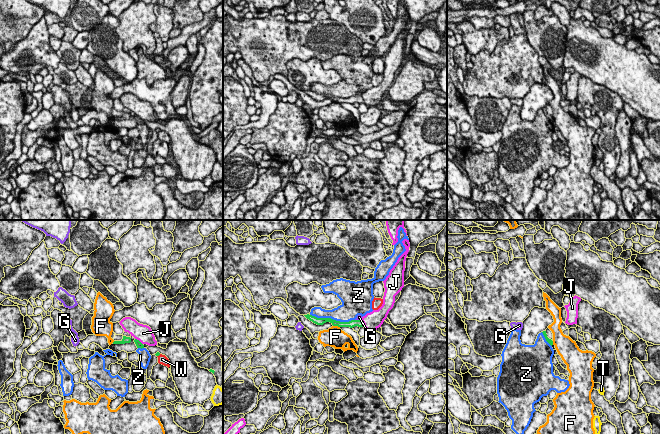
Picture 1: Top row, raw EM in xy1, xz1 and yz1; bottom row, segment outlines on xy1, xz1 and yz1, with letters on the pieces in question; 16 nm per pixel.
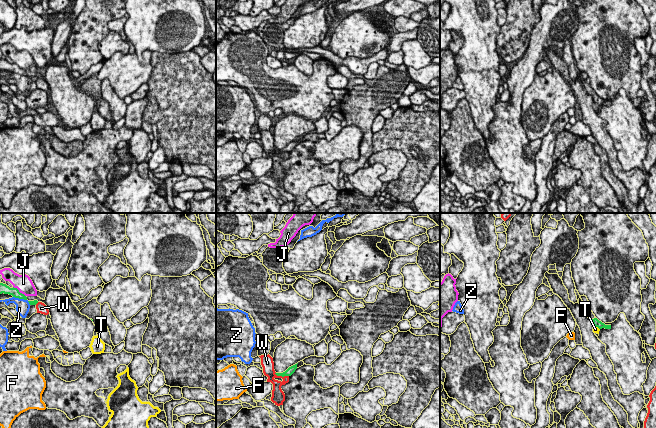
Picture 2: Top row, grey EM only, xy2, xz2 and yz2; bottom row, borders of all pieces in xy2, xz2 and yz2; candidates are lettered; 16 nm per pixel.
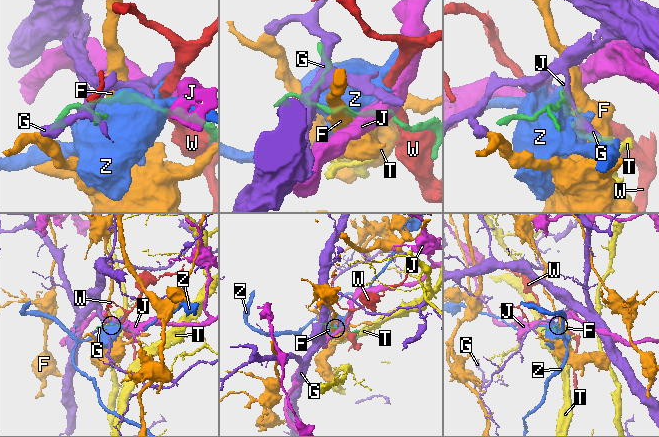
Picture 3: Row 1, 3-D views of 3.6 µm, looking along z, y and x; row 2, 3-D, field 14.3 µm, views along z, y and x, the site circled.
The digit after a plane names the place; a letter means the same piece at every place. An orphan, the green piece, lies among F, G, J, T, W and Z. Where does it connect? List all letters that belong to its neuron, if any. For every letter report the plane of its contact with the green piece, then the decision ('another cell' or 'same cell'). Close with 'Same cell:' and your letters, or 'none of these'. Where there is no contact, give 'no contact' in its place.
F: meets green in xz1; another cell
G: meets green in xz1; another cell
J: meets green in xy2; another cell
T: meets green in yz2; another cell
W: meets green in xz2; another cell
Z: meets green in xz1; another cell
Same cell: none of these

